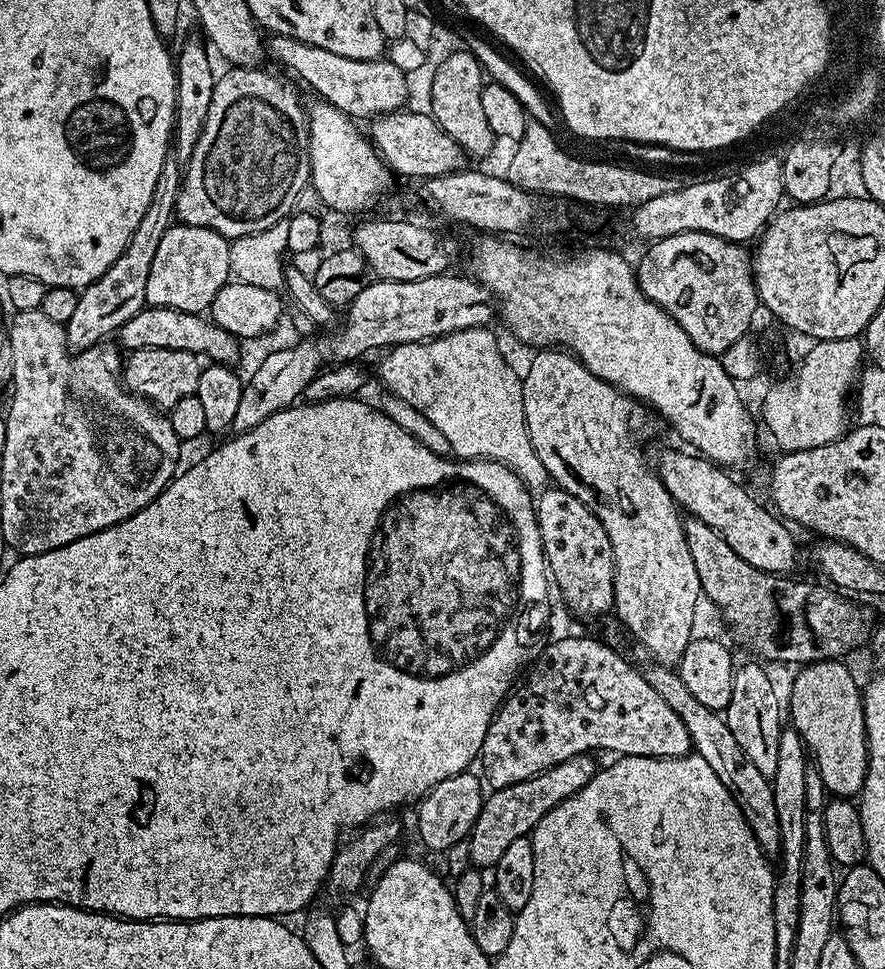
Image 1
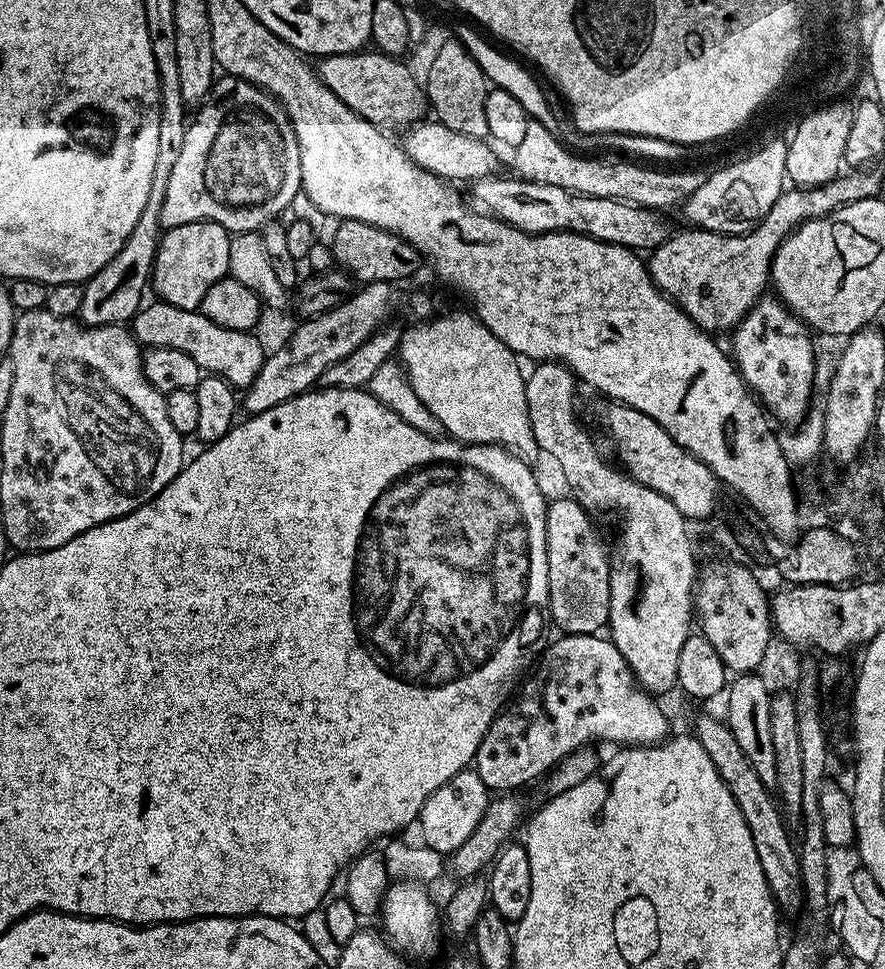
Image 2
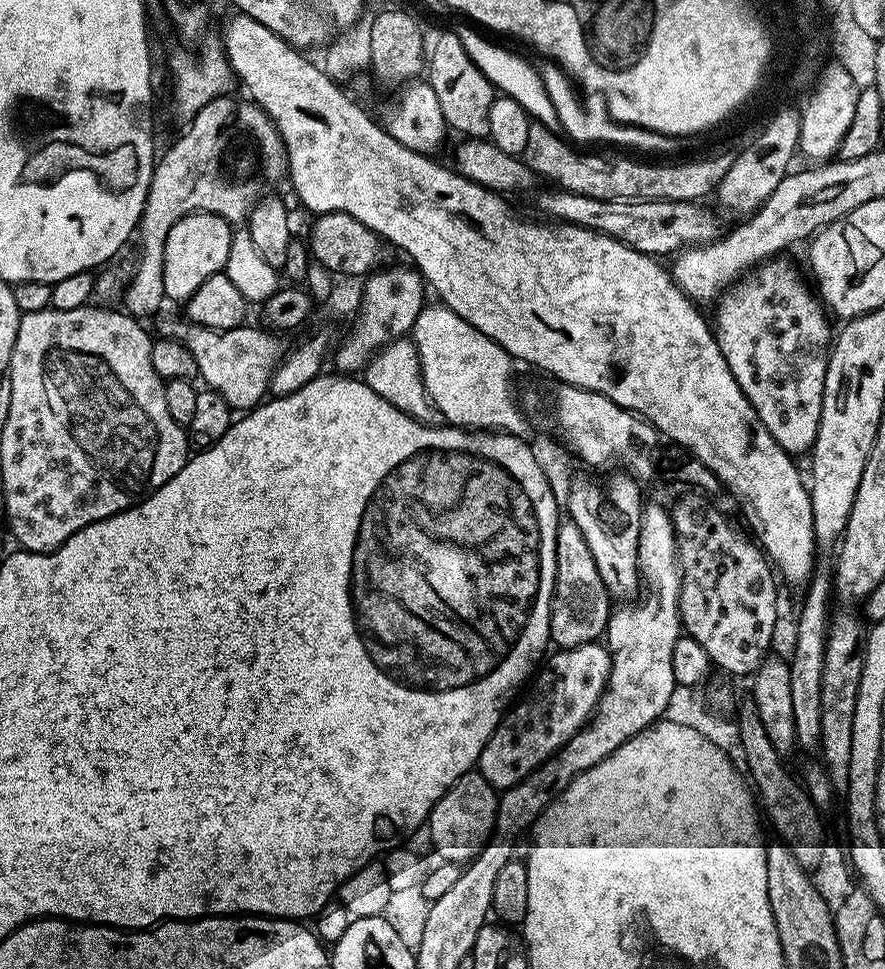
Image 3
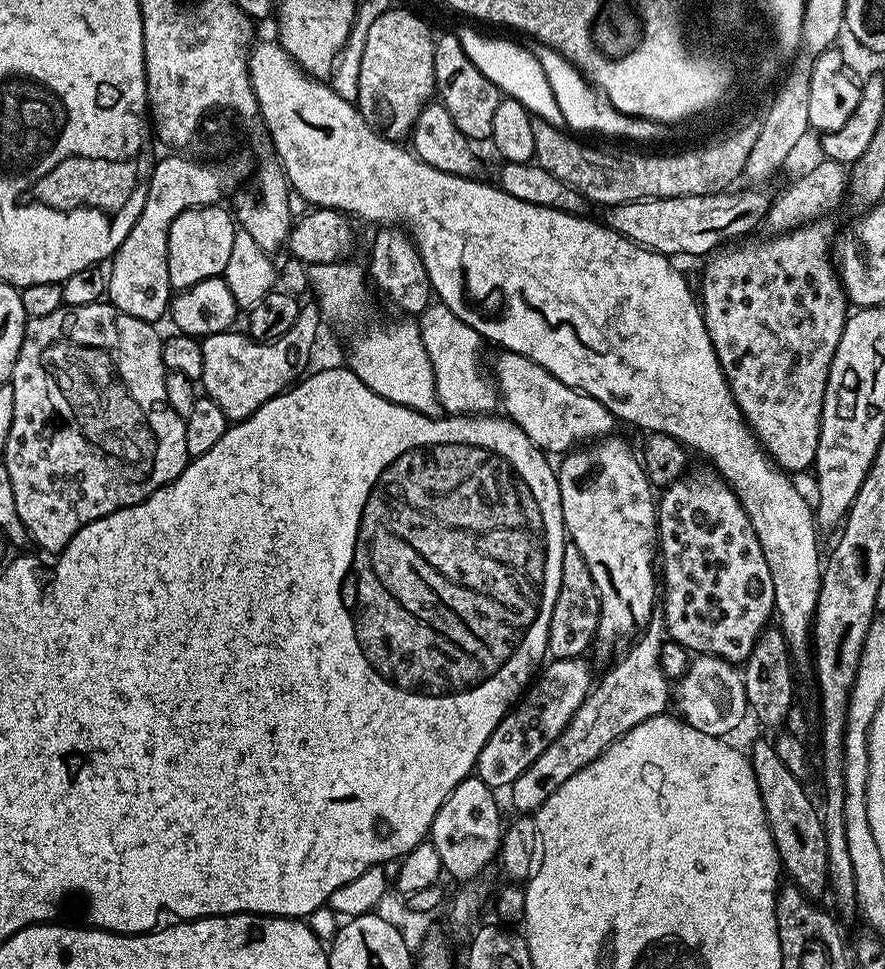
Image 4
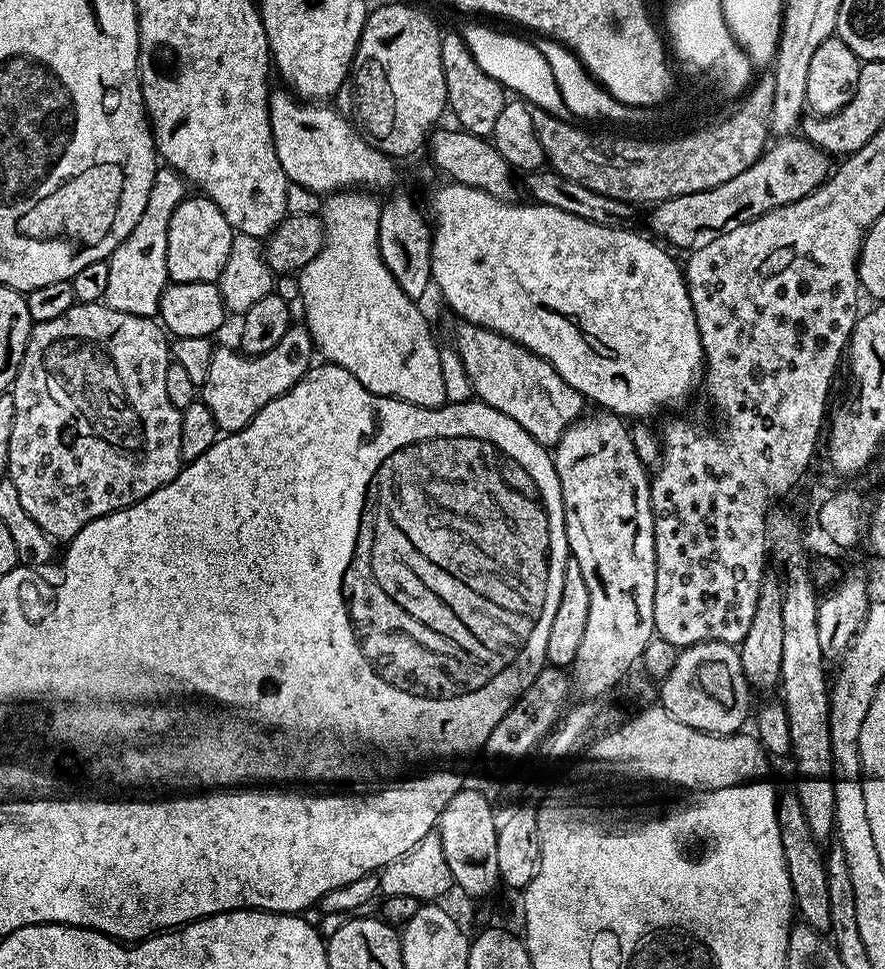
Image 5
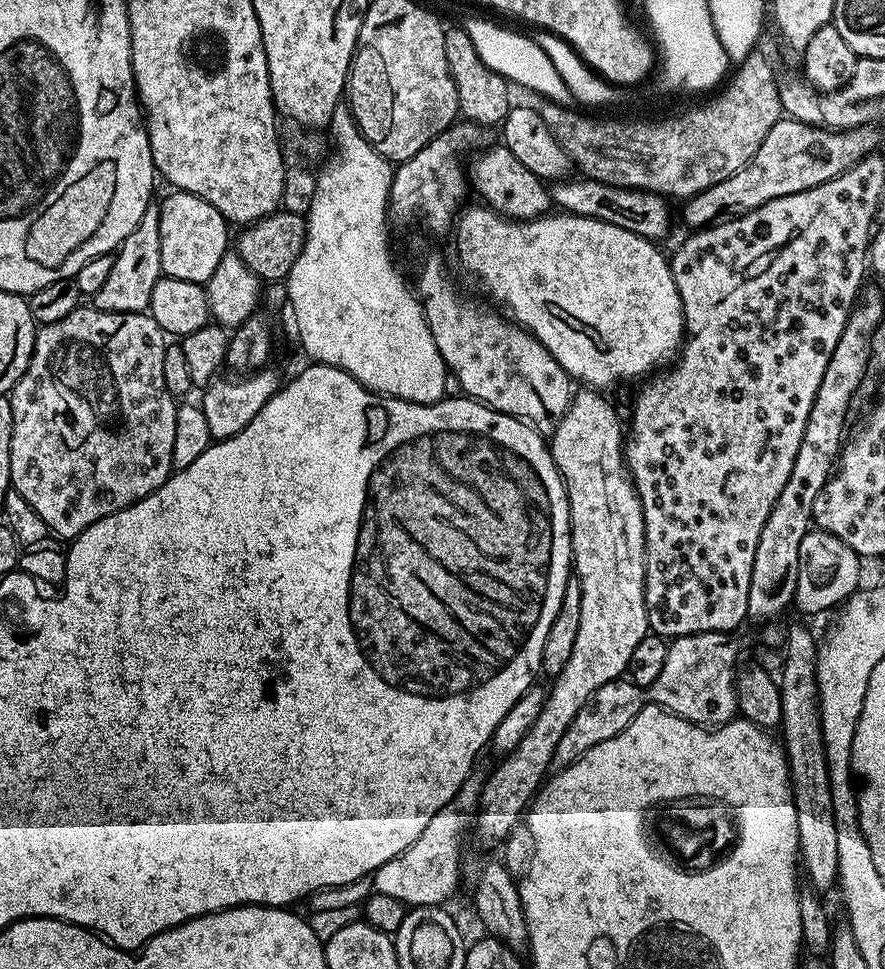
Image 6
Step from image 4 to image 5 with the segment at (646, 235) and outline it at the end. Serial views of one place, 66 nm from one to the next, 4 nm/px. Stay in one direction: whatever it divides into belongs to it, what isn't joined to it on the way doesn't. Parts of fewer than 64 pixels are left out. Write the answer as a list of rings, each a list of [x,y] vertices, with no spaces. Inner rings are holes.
[[[789,134],[775,142],[776,145],[773,143],[750,167],[742,170],[742,174],[730,178],[730,182],[722,182],[722,186],[714,186],[710,190],[660,201],[651,209],[655,235],[665,236],[673,249],[691,250],[710,242],[720,232],[734,230],[734,226],[742,226],[770,210],[801,200],[828,179],[830,156],[817,144],[796,134]]]

